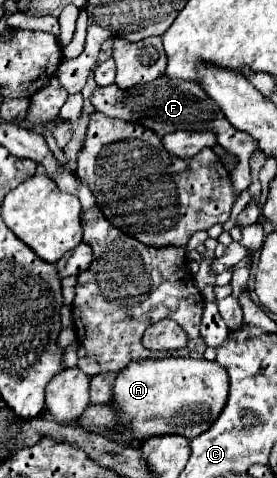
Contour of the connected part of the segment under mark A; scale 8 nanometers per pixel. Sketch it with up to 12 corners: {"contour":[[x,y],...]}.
{"contour":[[194,358],[130,362],[116,432],[194,438],[226,402],[226,370]]}

